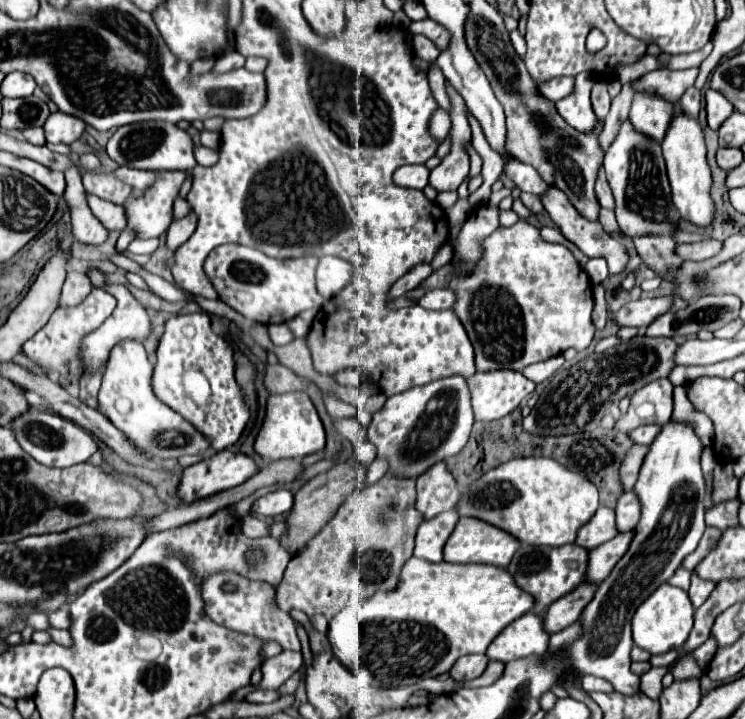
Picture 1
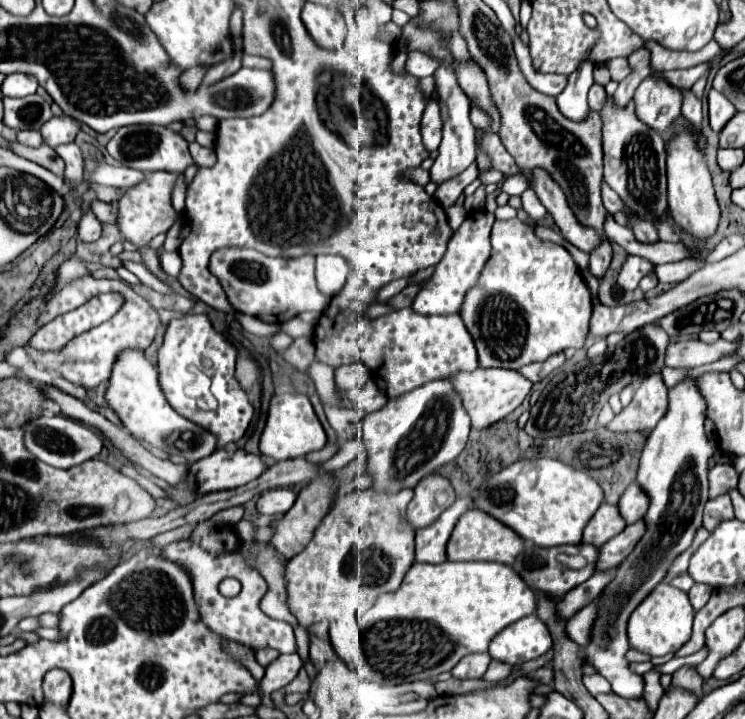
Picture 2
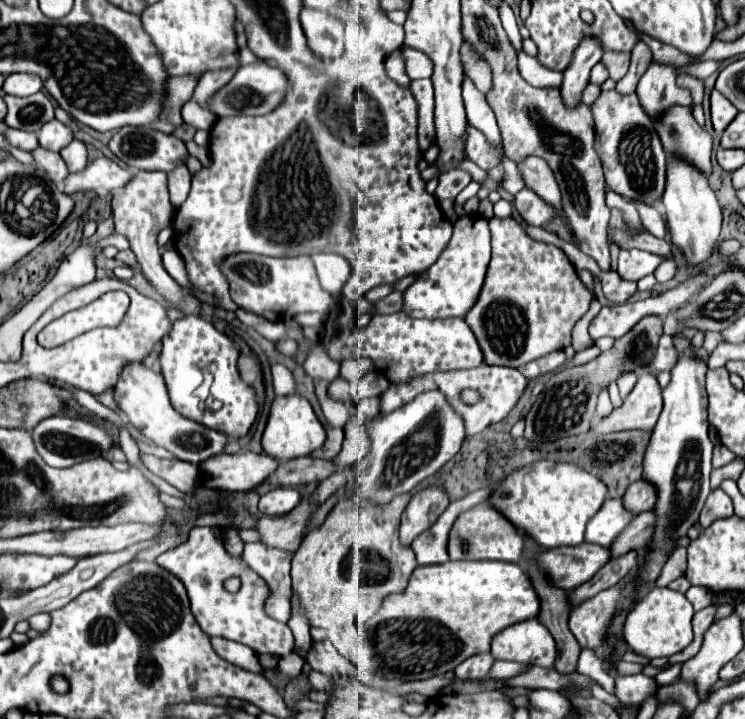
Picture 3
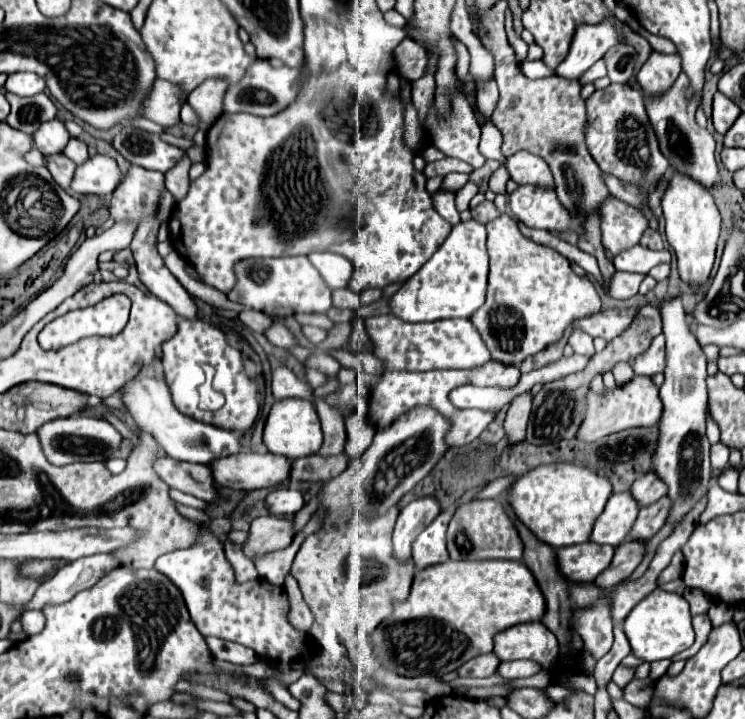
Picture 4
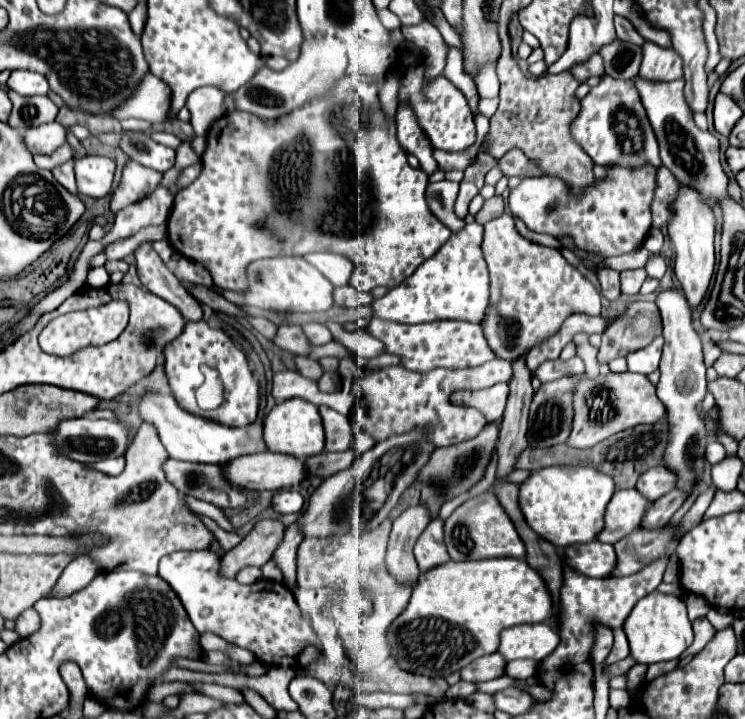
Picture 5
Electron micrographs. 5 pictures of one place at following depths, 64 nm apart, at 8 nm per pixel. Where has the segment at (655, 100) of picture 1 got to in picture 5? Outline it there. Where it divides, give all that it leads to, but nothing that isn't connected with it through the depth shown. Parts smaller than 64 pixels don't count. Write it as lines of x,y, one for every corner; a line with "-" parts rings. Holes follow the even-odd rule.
652,42
644,44
644,60
638,72
640,78
650,82
670,82
682,78
682,64
676,50
660,48

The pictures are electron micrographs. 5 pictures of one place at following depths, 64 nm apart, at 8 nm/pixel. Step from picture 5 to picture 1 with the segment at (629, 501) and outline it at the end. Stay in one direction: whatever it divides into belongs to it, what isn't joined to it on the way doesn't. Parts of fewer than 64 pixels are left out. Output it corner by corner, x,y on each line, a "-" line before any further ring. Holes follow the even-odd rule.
598,508
596,516
592,516
592,520
588,520
588,524
584,524
584,528
580,528
580,532
576,534
576,544
586,550
592,550
592,548
612,540
614,536
616,536
614,510

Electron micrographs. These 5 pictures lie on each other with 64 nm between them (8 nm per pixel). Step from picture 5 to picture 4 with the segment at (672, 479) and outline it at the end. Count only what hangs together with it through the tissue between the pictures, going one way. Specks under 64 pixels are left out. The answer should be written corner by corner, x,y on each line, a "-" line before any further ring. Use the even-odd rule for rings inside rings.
648,472
648,474
644,474
642,478
638,478
632,484
630,496
636,500
636,504
640,508
646,508
646,506
650,506
656,500
666,496
666,486
664,486
664,482
654,472

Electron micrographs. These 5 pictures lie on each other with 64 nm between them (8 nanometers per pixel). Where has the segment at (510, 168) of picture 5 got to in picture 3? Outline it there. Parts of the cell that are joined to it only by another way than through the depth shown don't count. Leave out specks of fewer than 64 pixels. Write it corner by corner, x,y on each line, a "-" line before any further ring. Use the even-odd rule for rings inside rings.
532,156
528,160
524,160
520,166
518,166
524,174
524,180
526,180
526,186
530,190
534,190
546,204
552,204
552,208
556,208
562,218
564,218
564,210
562,210
562,194
560,194
560,188
554,180
554,174
552,170
548,168
548,164
544,164
544,160

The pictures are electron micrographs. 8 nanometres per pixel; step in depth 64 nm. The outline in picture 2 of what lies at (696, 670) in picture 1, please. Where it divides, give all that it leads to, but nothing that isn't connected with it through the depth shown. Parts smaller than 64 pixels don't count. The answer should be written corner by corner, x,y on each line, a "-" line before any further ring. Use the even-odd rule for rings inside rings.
682,666
672,674
672,686
690,688
698,698
702,698
702,676
694,670
694,666

